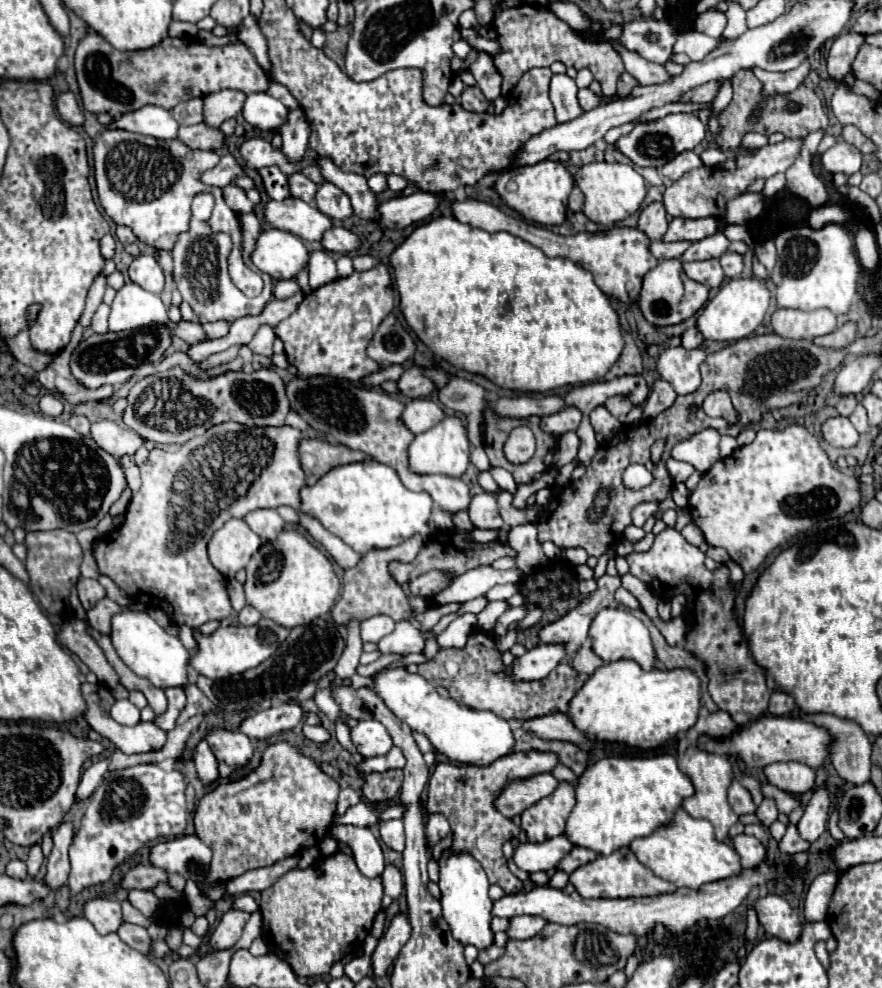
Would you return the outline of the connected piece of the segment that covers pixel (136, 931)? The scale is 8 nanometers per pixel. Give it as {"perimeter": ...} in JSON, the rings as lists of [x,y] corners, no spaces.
{"perimeter":[[[124,922],[124,924],[120,926],[120,930],[118,930],[118,936],[120,936],[130,948],[134,948],[134,950],[146,954],[146,956],[152,952],[152,938],[148,936],[146,928],[142,928],[142,926]]]}

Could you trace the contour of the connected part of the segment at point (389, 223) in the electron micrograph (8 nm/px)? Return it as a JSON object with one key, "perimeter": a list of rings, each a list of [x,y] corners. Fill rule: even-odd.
{"perimeter":[[[414,192],[410,196],[396,196],[380,204],[380,224],[386,228],[406,228],[422,222],[434,214],[440,196],[432,192]]]}

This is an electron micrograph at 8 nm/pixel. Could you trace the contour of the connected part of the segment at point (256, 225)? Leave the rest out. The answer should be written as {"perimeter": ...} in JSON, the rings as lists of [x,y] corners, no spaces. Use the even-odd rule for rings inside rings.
{"perimeter":[[[242,214],[242,232],[244,232],[244,262],[254,268],[250,254],[252,248],[256,248],[256,236],[262,232],[262,222],[256,214]]]}

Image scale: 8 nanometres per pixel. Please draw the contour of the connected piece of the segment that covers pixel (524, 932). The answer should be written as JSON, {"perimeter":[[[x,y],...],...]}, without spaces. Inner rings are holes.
{"perimeter":[[[516,916],[510,920],[508,936],[512,940],[526,940],[526,938],[536,936],[546,924],[548,920],[544,920],[542,916]]]}

